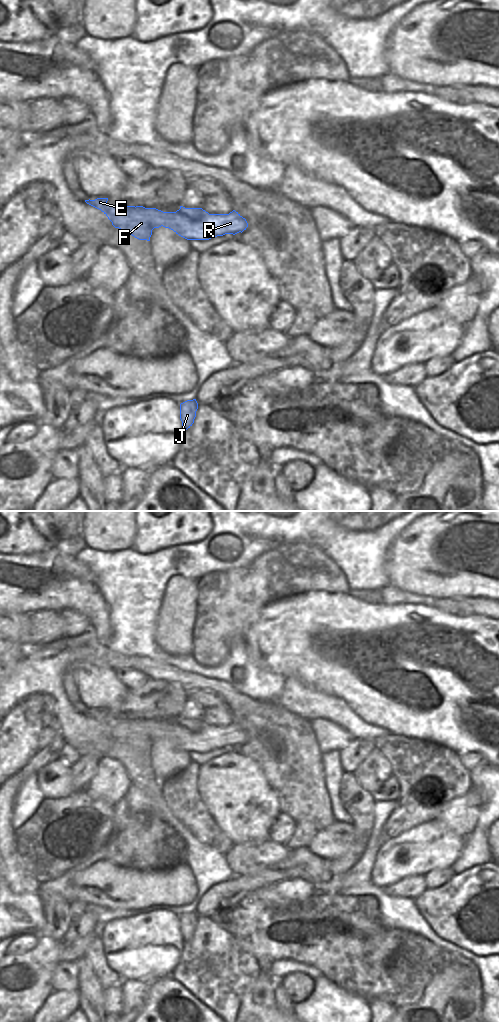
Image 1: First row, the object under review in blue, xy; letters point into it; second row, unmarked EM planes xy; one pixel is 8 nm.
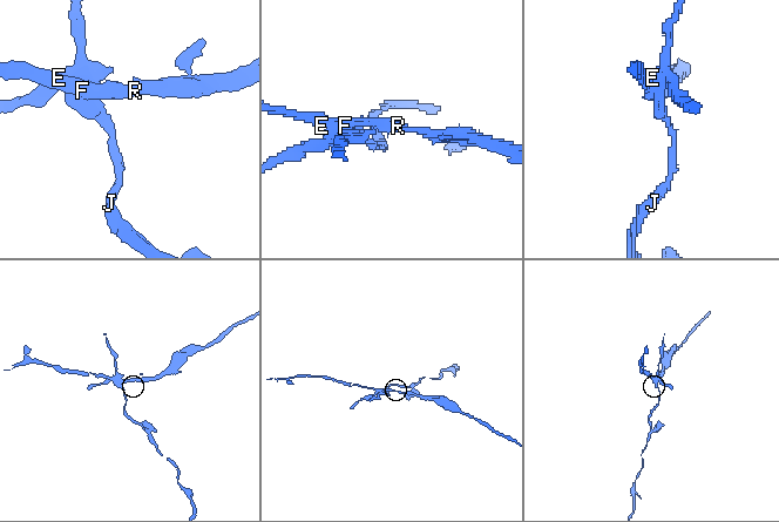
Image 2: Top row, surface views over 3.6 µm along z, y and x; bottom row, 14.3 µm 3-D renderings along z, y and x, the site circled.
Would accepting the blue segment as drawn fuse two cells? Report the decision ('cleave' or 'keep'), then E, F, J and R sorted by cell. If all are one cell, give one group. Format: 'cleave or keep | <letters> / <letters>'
cleave | E R / F J

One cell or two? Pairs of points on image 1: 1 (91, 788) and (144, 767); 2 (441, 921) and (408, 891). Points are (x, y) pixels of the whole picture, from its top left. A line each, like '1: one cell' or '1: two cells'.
1: two cells
2: two cells

